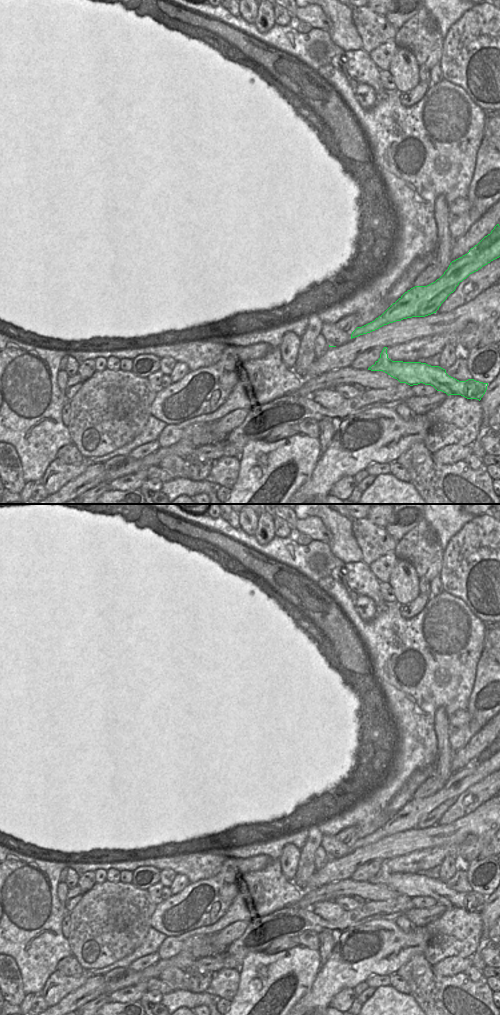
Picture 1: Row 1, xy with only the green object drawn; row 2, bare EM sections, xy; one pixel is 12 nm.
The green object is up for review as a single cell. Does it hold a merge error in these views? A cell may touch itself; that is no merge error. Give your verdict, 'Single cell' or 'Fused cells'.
Fused cells

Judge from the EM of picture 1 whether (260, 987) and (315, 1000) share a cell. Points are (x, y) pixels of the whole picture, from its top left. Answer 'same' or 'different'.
different

